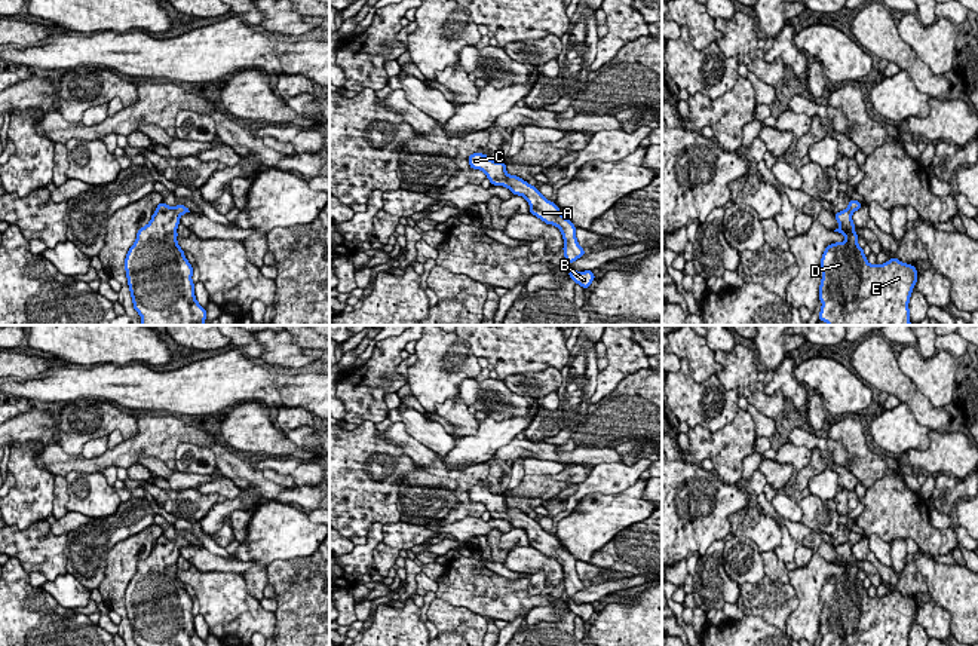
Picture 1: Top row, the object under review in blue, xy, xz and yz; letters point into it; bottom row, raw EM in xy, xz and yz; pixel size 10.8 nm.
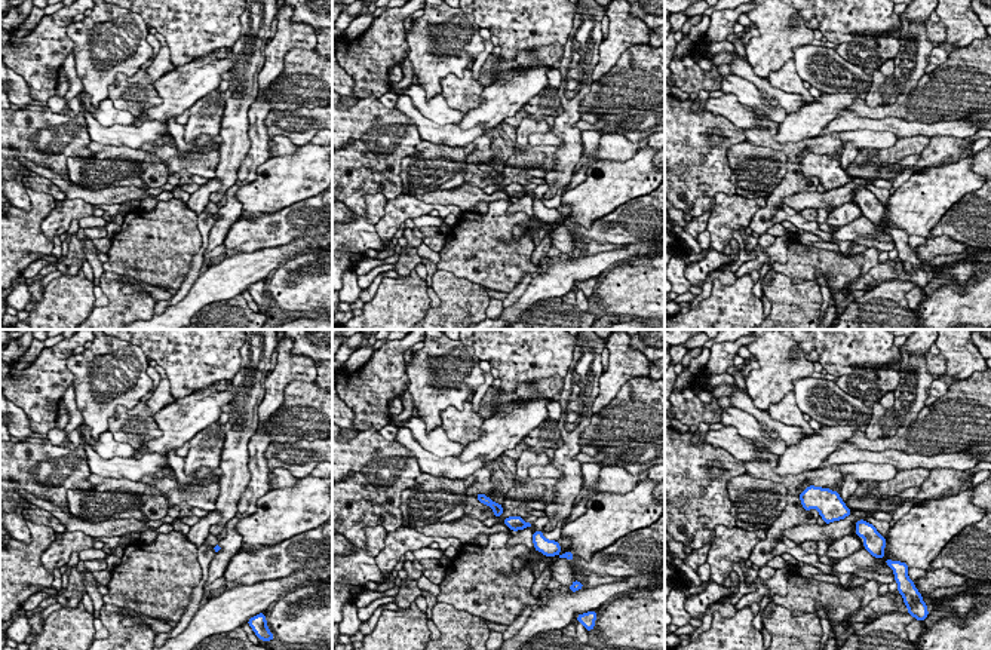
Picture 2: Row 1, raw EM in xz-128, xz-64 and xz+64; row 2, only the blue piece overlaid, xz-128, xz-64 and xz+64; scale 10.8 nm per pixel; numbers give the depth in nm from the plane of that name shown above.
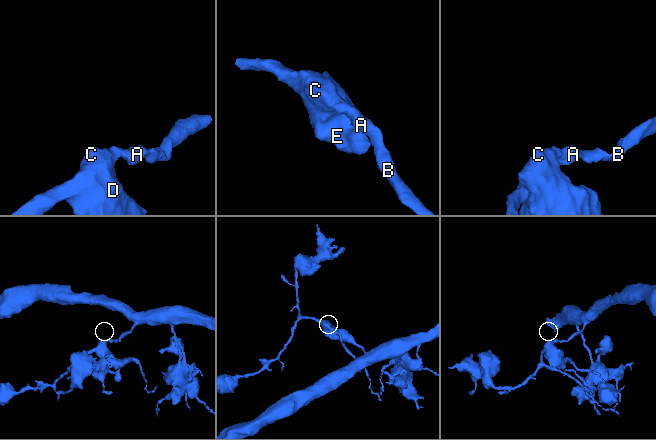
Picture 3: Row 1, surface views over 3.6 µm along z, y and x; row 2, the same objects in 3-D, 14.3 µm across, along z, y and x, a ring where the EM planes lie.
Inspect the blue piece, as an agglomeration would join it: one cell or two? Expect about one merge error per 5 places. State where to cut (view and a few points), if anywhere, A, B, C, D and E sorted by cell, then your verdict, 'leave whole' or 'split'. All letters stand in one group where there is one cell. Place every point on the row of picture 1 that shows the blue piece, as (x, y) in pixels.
cut none; groups A B C D E; leave whole

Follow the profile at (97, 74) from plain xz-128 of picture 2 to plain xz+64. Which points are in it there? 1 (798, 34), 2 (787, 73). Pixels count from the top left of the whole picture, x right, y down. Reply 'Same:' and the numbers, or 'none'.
Same: 1

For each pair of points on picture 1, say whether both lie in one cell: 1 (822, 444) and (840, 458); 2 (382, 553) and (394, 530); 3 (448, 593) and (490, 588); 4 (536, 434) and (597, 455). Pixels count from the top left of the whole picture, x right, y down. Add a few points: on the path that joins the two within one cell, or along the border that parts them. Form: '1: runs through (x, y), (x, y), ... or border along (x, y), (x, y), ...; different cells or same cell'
1: runs through (827, 446), (836, 453); same cell
2: runs through (388, 547), (394, 536); same cell
3: runs through (459, 591), (480, 591); same cell
4: border along (527, 438), (540, 443); different cells

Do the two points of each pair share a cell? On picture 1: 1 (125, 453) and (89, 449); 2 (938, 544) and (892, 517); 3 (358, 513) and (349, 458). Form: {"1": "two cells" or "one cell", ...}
{"1": "two cells", "2": "one cell", "3": "one cell"}

